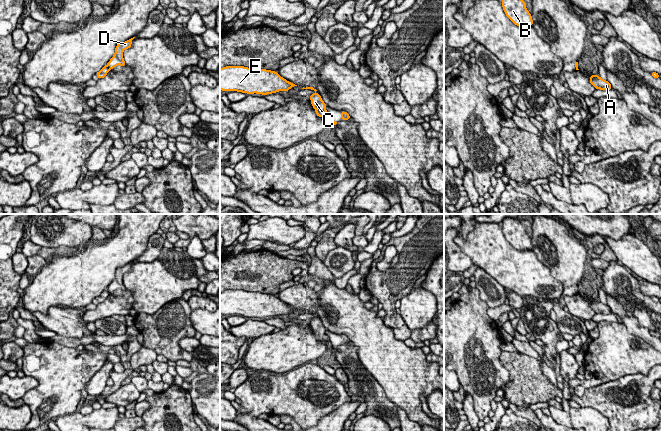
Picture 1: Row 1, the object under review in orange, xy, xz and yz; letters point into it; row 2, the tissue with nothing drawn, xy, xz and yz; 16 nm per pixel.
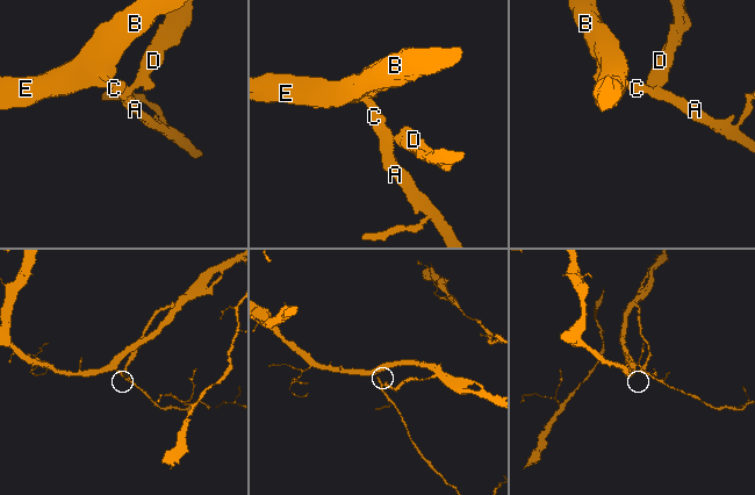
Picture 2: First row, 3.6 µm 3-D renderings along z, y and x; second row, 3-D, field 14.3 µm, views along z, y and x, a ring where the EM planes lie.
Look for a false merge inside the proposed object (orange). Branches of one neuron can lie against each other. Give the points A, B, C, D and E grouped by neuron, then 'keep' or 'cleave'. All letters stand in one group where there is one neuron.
A B C E / D; cleave

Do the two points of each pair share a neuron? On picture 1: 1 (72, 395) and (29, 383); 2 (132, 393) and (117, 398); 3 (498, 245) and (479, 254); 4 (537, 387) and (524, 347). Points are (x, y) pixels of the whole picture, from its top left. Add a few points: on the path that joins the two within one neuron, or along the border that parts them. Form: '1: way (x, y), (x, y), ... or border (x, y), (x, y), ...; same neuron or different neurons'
1: border (33, 376), (38, 384), (22, 397); different neurons
2: way (128, 393), (121, 397); same neuron
3: way (493, 249), (484, 249); same neuron
4: border (519, 352), (532, 356), (540, 362); different neurons

